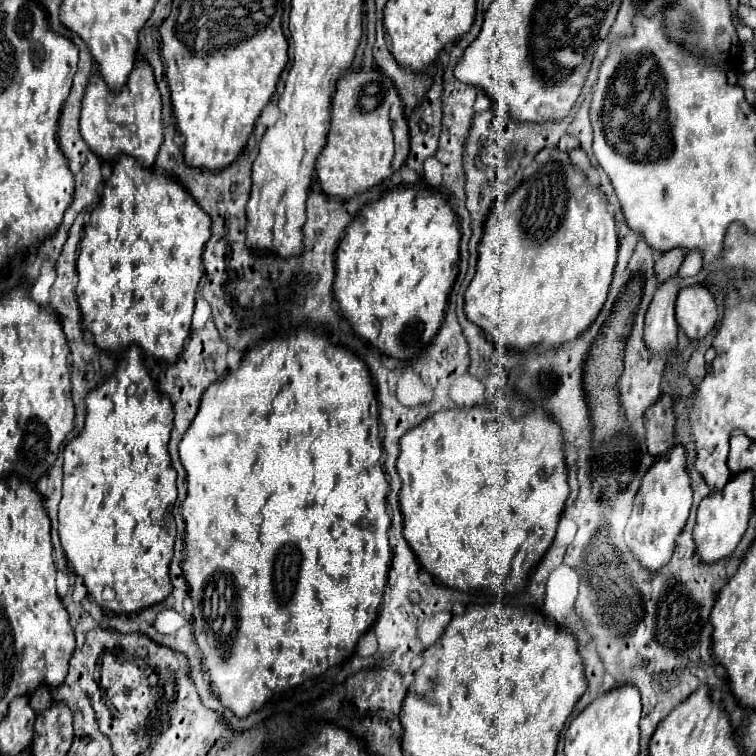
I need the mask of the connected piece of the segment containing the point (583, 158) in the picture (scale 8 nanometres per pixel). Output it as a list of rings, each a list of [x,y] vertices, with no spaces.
[[[576,148],[576,150],[572,150],[570,152],[570,162],[572,162],[572,166],[576,166],[580,172],[588,172],[590,170],[590,160],[588,160],[588,156],[586,156],[586,152],[582,150],[582,148]]]

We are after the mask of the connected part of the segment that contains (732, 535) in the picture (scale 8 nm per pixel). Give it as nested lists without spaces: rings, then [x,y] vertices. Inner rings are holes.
[[[742,472],[738,476],[732,476],[732,480],[724,486],[720,494],[710,494],[700,502],[694,526],[694,544],[696,544],[696,554],[700,556],[702,562],[712,564],[728,558],[734,552],[734,548],[738,546],[748,528],[748,520],[752,514],[752,502],[754,502],[752,488],[754,488],[754,474]]]

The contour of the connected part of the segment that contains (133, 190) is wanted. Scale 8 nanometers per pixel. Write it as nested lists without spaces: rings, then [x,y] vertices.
[[[122,154],[114,164],[112,178],[104,186],[102,202],[90,214],[90,222],[88,222],[88,226],[84,230],[84,238],[80,242],[78,262],[76,262],[76,270],[78,270],[76,298],[78,298],[80,312],[84,314],[82,324],[84,324],[86,330],[92,332],[94,344],[98,348],[106,350],[106,352],[124,352],[124,350],[130,348],[130,344],[138,344],[144,354],[154,356],[156,360],[176,362],[176,358],[180,356],[180,350],[184,350],[184,344],[186,344],[186,340],[190,336],[190,320],[192,320],[192,312],[194,312],[194,304],[196,304],[196,288],[200,284],[200,278],[204,276],[202,250],[204,250],[204,244],[208,242],[208,238],[210,238],[210,218],[208,218],[208,214],[196,204],[196,200],[176,180],[166,178],[166,176],[156,176],[152,170],[146,170],[140,164],[136,164],[134,158]]]

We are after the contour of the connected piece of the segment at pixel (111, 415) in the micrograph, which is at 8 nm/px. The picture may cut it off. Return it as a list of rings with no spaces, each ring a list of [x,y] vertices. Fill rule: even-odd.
[[[132,346],[120,358],[118,370],[104,384],[100,384],[96,390],[92,390],[92,394],[88,394],[86,406],[88,406],[88,416],[86,416],[84,430],[74,440],[70,440],[62,452],[64,454],[64,486],[62,486],[62,500],[60,500],[60,514],[58,514],[58,518],[60,518],[60,528],[58,528],[60,542],[62,542],[64,554],[68,558],[68,564],[84,580],[84,586],[88,588],[88,596],[96,604],[100,604],[104,610],[110,610],[116,614],[120,614],[120,612],[142,612],[152,604],[164,602],[168,598],[168,594],[172,592],[172,582],[168,576],[168,566],[172,560],[172,548],[174,548],[174,538],[176,538],[176,524],[174,524],[174,516],[170,512],[174,502],[176,502],[176,470],[172,468],[170,456],[168,456],[168,440],[170,440],[170,432],[172,432],[172,406],[170,406],[168,398],[164,398],[156,390],[152,378],[148,376],[148,372],[142,364],[142,354],[136,346]],[[130,384],[138,386],[138,392],[134,396],[126,396],[126,388]],[[104,586],[112,586],[116,590],[116,598],[112,602],[106,602],[102,598]]]

